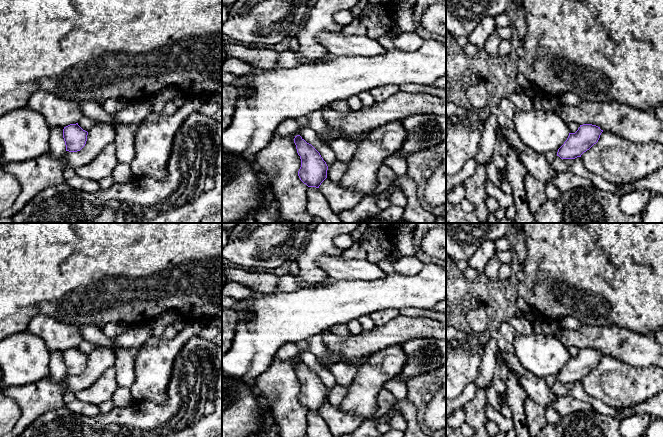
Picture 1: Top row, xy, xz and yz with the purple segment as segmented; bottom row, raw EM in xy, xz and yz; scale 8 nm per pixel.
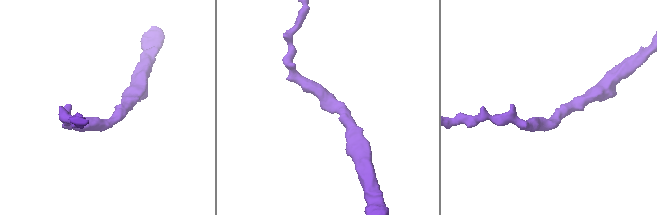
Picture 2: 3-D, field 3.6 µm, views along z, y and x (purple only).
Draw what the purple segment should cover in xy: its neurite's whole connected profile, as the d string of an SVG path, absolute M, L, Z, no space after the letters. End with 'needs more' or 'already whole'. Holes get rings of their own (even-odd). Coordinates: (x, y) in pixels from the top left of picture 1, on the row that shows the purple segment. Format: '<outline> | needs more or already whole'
M78 123L70 124L63 129L63 138L66 151L80 151L86 144L88 132L83 130Z | already whole

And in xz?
M300 135L295 136L294 143L301 159L301 167L298 171L300 180L308 187L319 188L327 178L326 162L320 153Z | already whole

